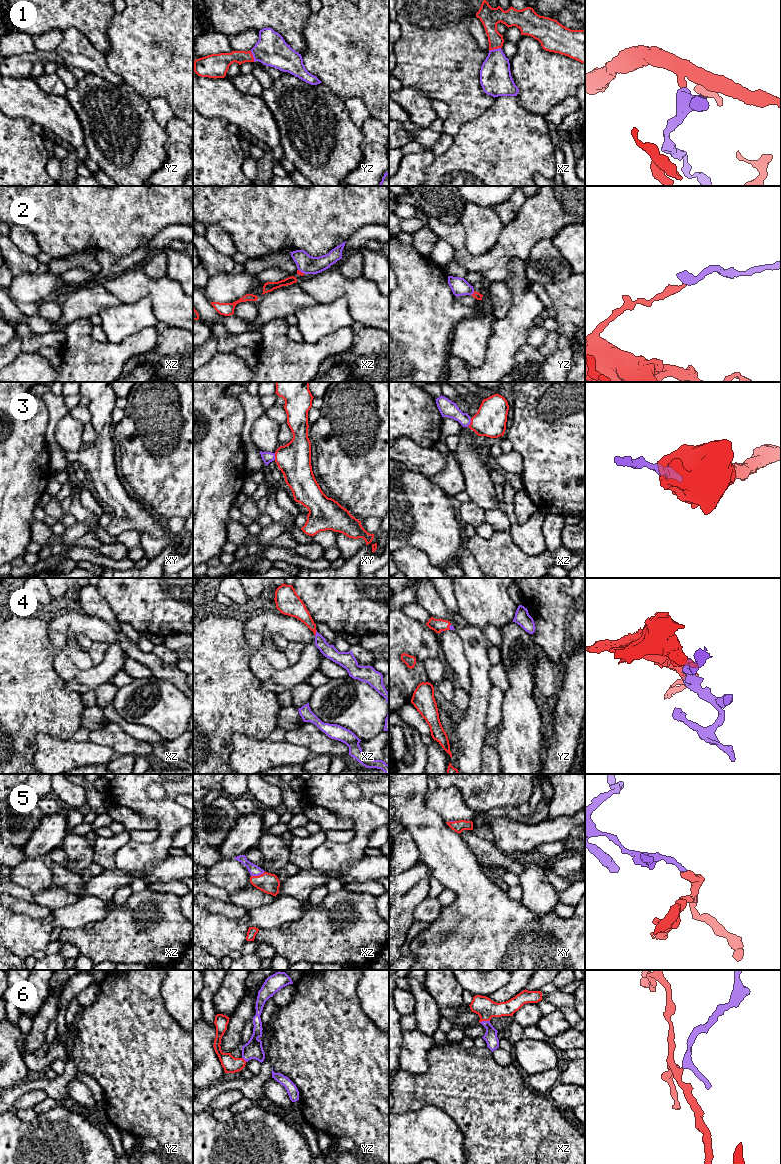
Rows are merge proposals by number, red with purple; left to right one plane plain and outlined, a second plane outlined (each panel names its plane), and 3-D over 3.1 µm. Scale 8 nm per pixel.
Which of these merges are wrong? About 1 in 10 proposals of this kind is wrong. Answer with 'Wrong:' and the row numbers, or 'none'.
Wrong: none

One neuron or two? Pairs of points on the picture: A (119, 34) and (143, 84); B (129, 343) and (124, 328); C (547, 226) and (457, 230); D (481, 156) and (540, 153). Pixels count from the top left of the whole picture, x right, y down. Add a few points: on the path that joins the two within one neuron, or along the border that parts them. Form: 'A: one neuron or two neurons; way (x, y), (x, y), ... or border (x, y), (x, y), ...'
A: one neuron; way (131, 46), (143, 72)
B: two neurons; border (148, 327), (119, 342), (109, 343)
C: one neuron; way (520, 236), (495, 260), (470, 260), (467, 257)
D: one neuron; way (496, 154), (525, 153)

